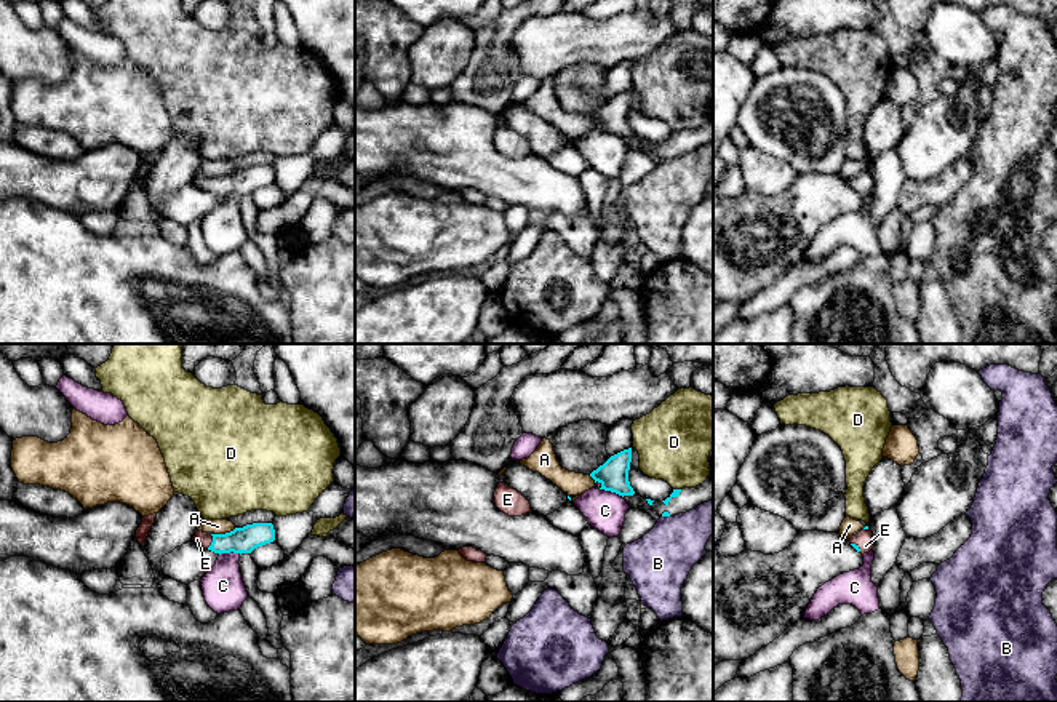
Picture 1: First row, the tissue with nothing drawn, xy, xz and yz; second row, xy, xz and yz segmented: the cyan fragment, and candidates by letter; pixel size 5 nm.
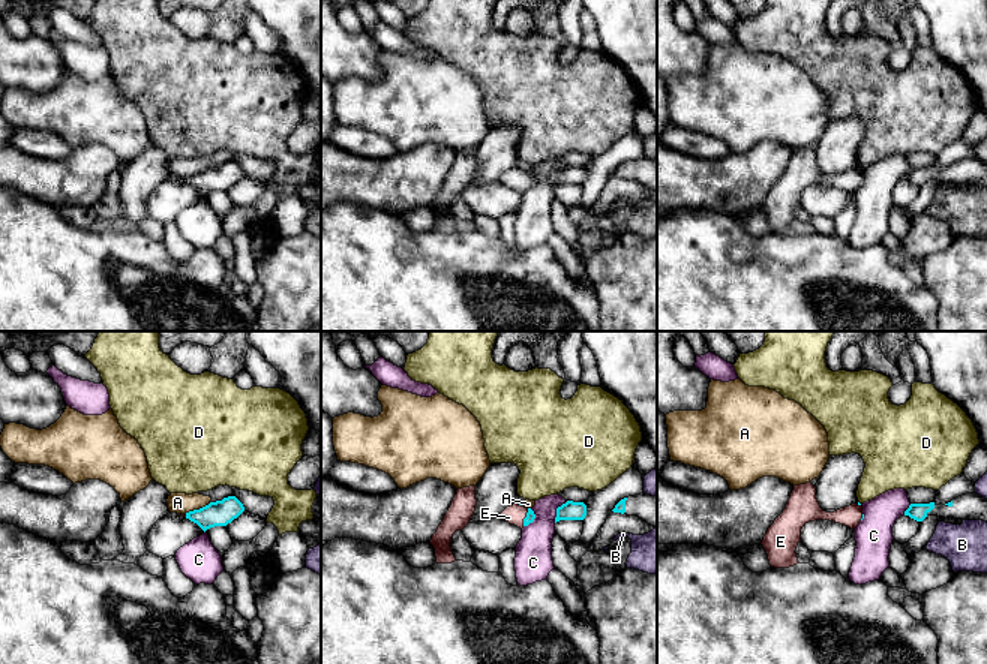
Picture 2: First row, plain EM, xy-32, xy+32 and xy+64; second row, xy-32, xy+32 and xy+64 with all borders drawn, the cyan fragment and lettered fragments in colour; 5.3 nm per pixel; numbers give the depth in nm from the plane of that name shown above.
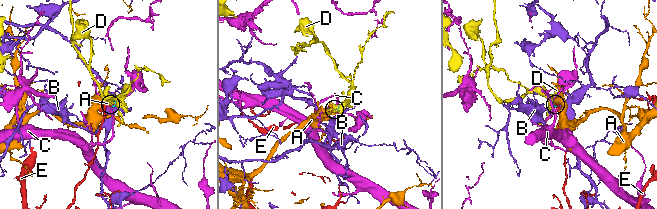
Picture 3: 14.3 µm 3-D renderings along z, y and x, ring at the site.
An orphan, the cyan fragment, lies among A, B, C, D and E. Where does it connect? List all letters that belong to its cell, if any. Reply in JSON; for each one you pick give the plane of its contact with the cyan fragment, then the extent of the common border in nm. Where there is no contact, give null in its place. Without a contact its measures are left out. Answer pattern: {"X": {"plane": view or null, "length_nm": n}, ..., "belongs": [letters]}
{"E": {"plane": "xy", "length_nm": 80}, "belongs": ["E"]}

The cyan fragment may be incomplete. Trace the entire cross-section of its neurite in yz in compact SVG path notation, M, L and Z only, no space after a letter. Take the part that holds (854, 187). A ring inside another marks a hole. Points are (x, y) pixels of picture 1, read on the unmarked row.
M865 168L859 176L852 177L849 184L862 197L868 195L875 189L875 179L868 168Z

